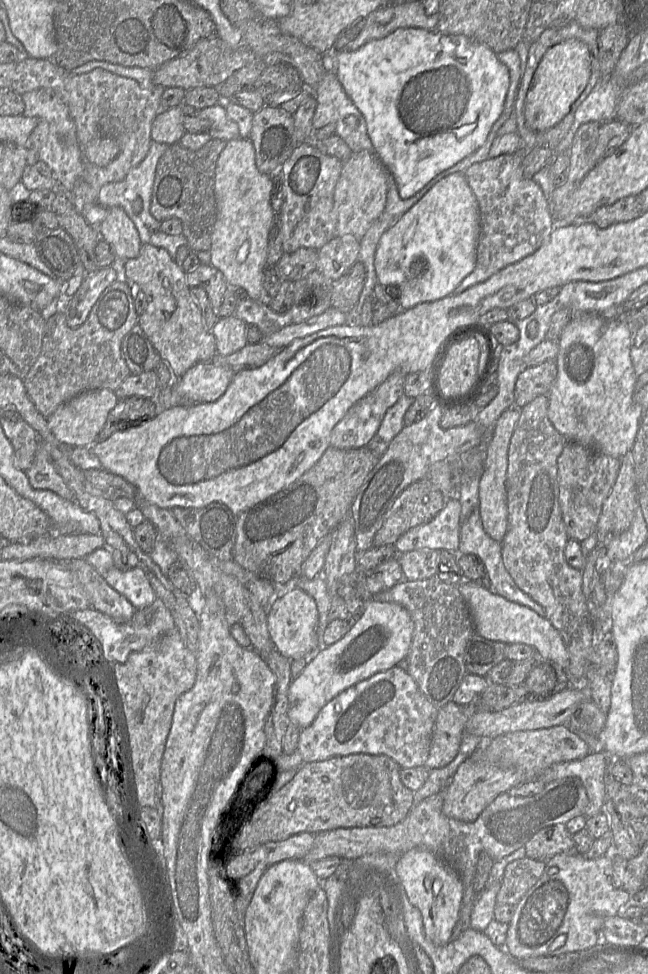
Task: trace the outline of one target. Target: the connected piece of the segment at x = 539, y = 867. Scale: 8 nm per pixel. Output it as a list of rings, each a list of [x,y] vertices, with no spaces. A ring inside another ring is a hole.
[[[528,857],[509,863],[502,878],[501,888],[496,897],[496,905],[516,906],[526,892],[534,886],[545,870],[545,861]]]

